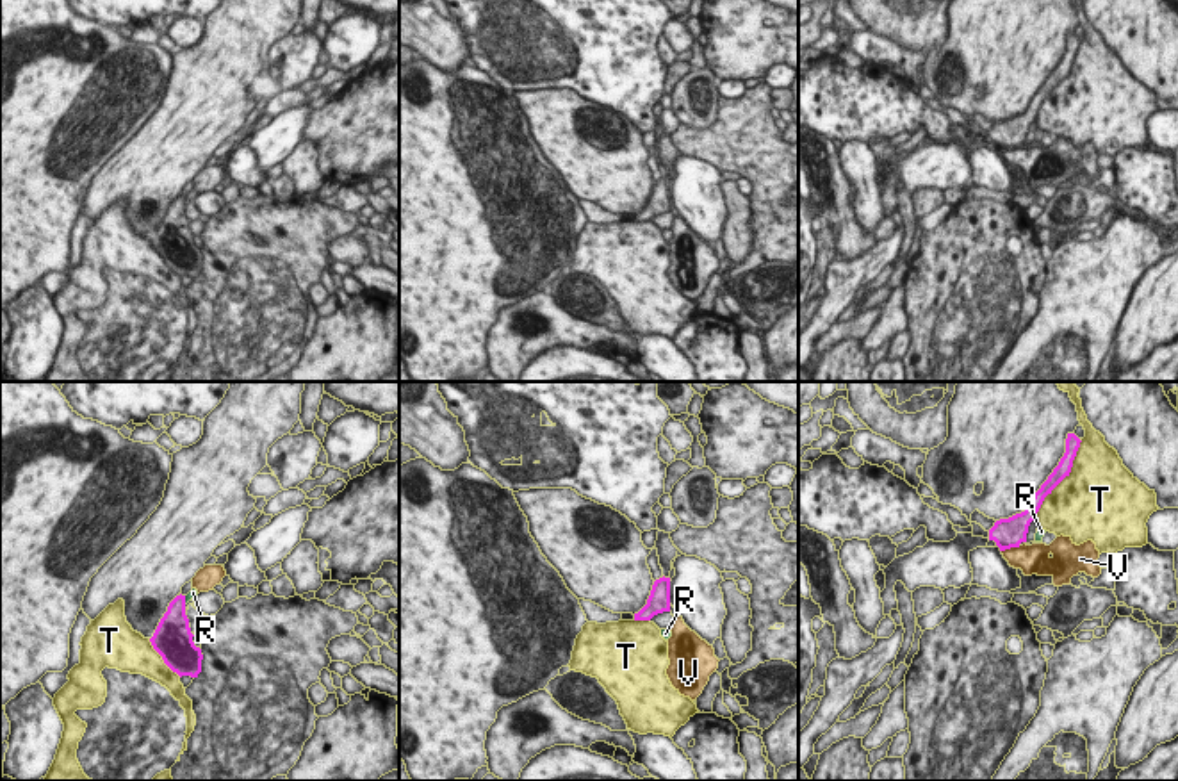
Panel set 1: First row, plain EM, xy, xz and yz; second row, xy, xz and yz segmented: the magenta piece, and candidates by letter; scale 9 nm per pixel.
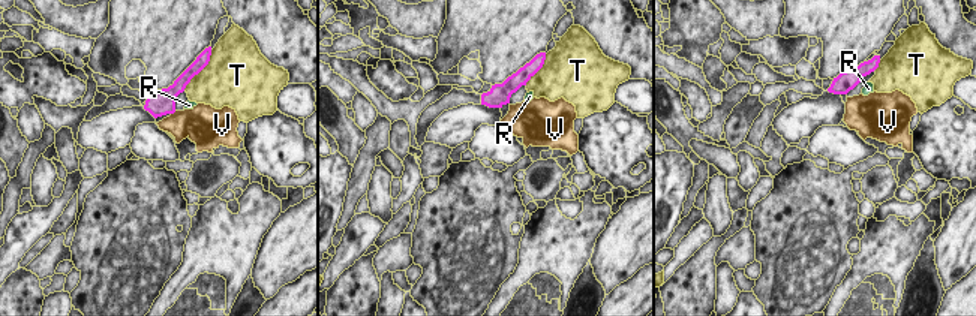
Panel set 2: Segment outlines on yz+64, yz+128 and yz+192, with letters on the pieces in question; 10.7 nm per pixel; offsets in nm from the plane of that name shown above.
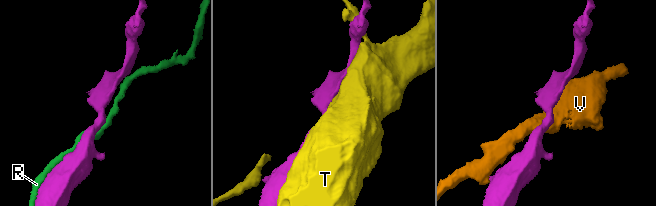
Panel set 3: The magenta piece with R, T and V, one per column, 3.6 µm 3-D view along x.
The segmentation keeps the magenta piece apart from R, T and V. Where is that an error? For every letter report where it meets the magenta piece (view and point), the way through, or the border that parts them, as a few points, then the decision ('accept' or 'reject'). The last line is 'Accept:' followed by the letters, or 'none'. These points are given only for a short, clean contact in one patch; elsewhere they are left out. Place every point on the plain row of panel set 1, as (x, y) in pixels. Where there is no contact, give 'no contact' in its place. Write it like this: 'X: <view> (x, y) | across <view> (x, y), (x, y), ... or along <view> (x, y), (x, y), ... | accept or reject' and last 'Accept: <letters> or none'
R: xy (184, 200) | reject
T: yz (1064, 77) | reject
V: yz (1011, 147) | reject
Accept: none

